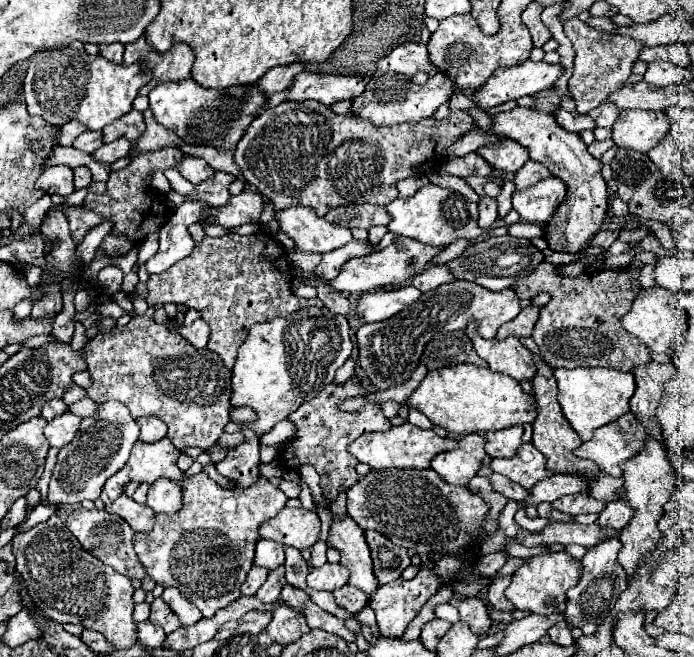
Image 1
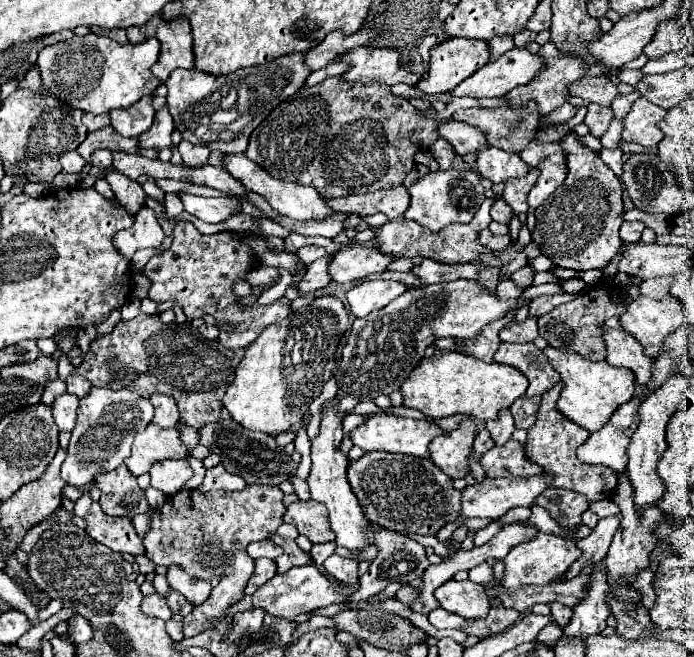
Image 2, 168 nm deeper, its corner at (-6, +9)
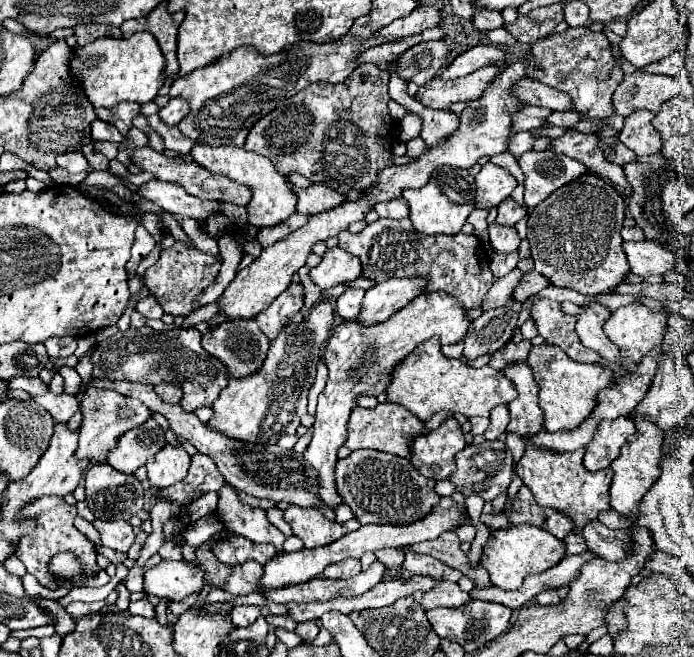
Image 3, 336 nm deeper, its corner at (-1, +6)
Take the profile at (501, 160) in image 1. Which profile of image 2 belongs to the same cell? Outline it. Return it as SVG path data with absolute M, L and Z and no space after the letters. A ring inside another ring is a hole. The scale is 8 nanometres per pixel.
M486 147L484 151L480 151L476 167L484 177L494 183L508 181L512 177L524 177L530 171L530 167L522 161L520 153L502 151L498 147Z

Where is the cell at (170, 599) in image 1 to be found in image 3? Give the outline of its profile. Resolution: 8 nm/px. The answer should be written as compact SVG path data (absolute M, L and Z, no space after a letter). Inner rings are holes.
M161 560L157 566L145 572L143 592L167 600L183 600L189 594L199 594L203 584L205 572L199 566L185 560Z

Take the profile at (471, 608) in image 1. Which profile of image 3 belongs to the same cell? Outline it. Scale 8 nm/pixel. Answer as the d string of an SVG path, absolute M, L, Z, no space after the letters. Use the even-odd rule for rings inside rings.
M441 580L441 586L433 586L433 590L427 592L417 592L413 594L413 598L425 608L437 608L437 606L447 606L447 608L457 608L465 602L471 600L471 596L467 592L463 592L459 588L459 584Z

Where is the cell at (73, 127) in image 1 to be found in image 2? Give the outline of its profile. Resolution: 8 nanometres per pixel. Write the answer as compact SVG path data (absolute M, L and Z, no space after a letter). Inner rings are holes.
M86 113L82 117L82 123L88 127L88 131L96 131L100 127L110 125L110 117L108 117L108 113L104 113L104 115L90 115L90 113Z

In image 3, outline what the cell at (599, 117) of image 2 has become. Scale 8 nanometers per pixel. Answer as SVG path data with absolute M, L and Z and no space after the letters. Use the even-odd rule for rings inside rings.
M569 130L569 132L551 140L549 150L583 162L591 174L607 178L613 184L627 190L627 194L631 194L631 188L627 186L629 182L623 174L623 168L621 166L609 166L605 162L601 150L597 148L597 138L593 138L593 134L581 134L581 132L573 132L573 130Z

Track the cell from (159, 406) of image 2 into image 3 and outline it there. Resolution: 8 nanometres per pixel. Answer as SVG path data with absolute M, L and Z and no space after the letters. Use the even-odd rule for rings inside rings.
M161 382L155 386L155 392L171 404L177 404L181 400L181 386L173 386L173 382Z

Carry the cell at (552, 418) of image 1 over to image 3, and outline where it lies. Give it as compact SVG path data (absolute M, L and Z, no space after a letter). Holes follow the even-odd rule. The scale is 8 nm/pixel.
M527 446L523 458L519 460L515 472L523 480L523 484L533 492L535 502L545 508L559 510L569 520L573 520L573 532L581 534L583 528L597 520L597 516L609 510L609 486L613 480L613 470L589 472L583 466L583 452L579 448L569 454L555 454L551 450L541 450L535 446Z

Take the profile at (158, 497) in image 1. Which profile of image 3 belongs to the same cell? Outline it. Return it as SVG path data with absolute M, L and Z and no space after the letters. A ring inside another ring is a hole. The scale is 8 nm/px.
M167 444L147 462L151 486L153 488L173 486L175 482L185 478L189 464L191 464L191 456L181 446Z

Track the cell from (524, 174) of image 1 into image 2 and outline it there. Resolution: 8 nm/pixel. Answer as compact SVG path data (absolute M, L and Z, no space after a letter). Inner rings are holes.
M534 167L534 169L528 171L526 177L522 177L522 179L510 179L510 183L506 183L502 199L512 207L514 213L526 213L528 211L526 195L534 187L538 175L540 175L540 171Z

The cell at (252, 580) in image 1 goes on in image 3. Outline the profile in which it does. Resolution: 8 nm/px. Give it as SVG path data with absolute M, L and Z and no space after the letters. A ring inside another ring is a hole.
M245 562L245 564L237 564L233 566L233 574L229 574L229 582L225 582L223 590L229 594L251 594L257 588L257 582L263 574L263 566L259 562Z

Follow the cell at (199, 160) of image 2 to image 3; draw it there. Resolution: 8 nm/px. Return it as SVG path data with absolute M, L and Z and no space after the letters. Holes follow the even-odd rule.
M157 114L149 116L147 122L161 136L167 150L175 150L175 152L181 152L181 154L191 152L193 142L189 142L189 138L185 138L185 134L181 134L181 130L177 130L177 126L165 126L165 122L161 122L161 118Z

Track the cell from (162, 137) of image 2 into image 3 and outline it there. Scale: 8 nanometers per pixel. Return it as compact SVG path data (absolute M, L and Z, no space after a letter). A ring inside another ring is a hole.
M171 98L169 104L159 110L159 116L169 126L181 122L181 118L185 118L185 114L189 114L189 102L185 102L185 98Z

